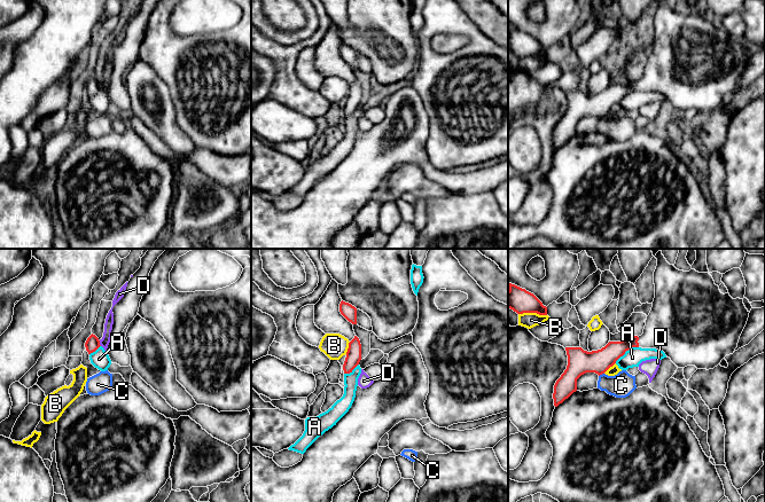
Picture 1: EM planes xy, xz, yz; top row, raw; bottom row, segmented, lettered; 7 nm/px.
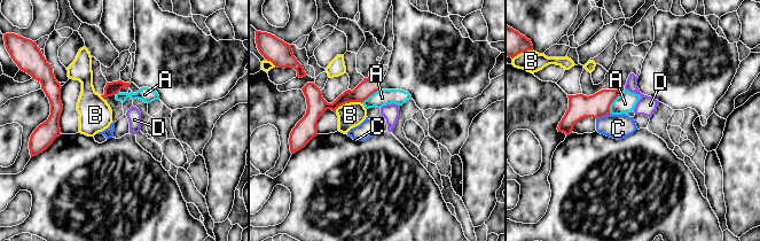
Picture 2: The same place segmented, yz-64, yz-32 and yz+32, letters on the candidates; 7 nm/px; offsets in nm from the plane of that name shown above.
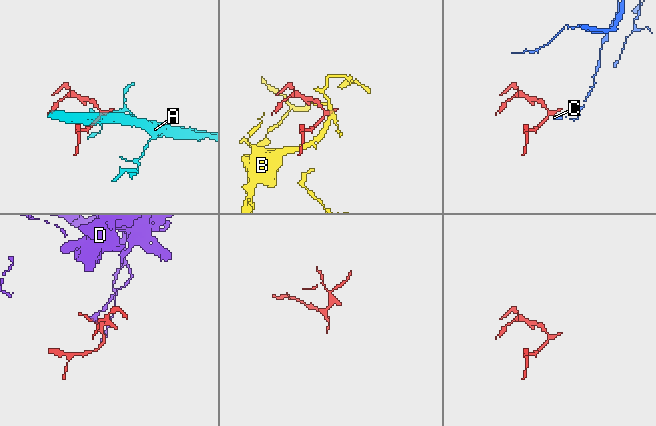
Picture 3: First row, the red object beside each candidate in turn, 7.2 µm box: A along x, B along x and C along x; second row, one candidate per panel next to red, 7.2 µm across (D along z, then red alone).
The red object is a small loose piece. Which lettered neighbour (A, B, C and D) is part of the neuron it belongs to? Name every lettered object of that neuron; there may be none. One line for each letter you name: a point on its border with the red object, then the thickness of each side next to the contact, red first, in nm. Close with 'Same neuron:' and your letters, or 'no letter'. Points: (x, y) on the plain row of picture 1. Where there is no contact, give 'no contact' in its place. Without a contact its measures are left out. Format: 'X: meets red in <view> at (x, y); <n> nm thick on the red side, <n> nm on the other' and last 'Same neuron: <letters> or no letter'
Same neuron: no letter

